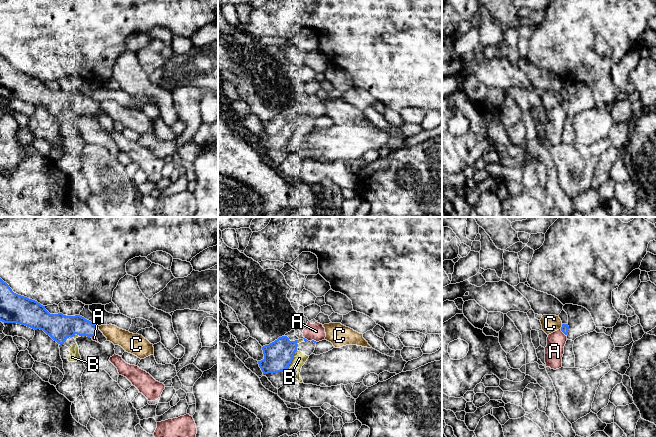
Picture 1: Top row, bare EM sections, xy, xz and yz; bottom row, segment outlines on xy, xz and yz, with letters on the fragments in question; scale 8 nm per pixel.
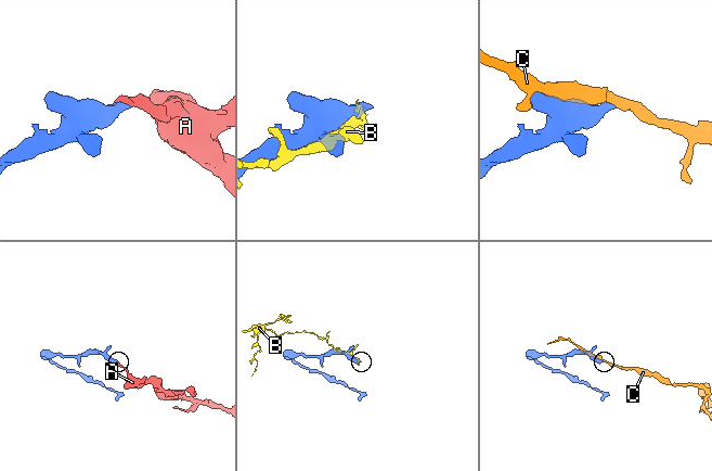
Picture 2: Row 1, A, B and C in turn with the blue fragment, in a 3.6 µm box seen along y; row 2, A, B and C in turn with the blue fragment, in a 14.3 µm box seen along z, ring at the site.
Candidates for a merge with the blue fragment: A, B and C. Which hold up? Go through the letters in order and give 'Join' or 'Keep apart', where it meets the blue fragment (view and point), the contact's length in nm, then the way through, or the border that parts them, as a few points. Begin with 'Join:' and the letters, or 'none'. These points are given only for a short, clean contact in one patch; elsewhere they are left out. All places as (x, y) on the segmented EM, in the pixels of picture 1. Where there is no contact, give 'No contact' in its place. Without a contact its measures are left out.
Join: A
A: Join. Touches blue at yz (562, 331). Shared border 70 nm
B: Keep apart. Touches blue at xz (292, 359). Shared border 190 nm
C: Keep apart. Touches blue at yz (562, 326). Shared border 40 nm

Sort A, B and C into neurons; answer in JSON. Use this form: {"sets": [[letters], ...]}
{"sets": [["A"], ["B"], ["C"]]}

